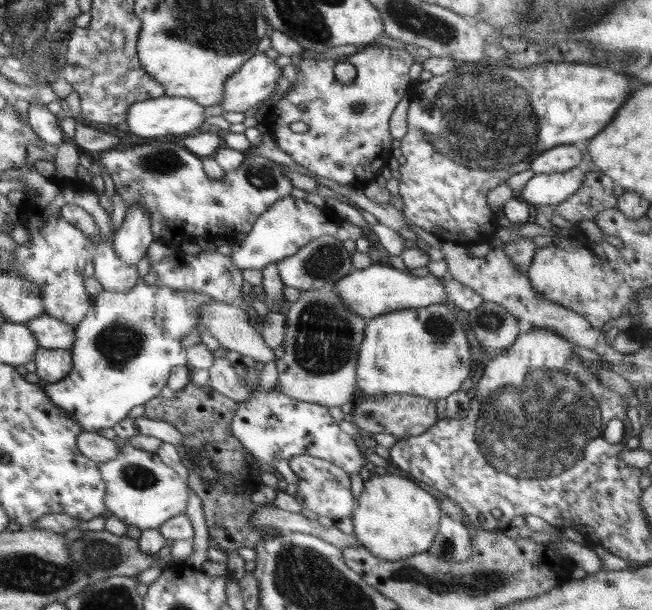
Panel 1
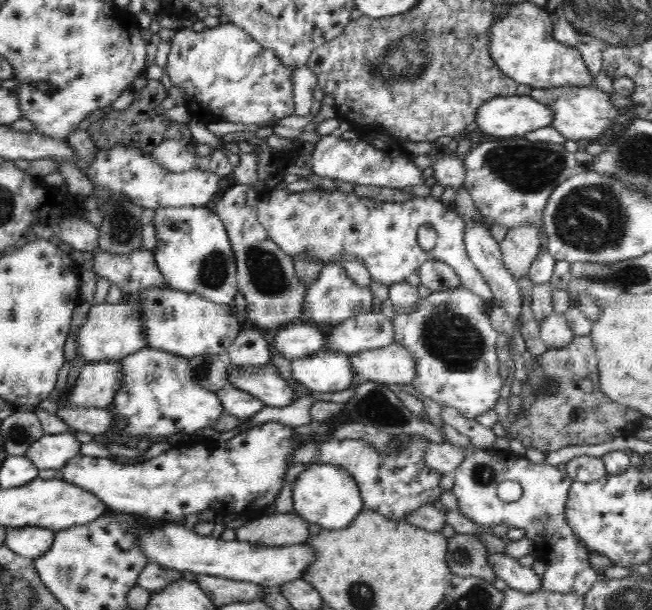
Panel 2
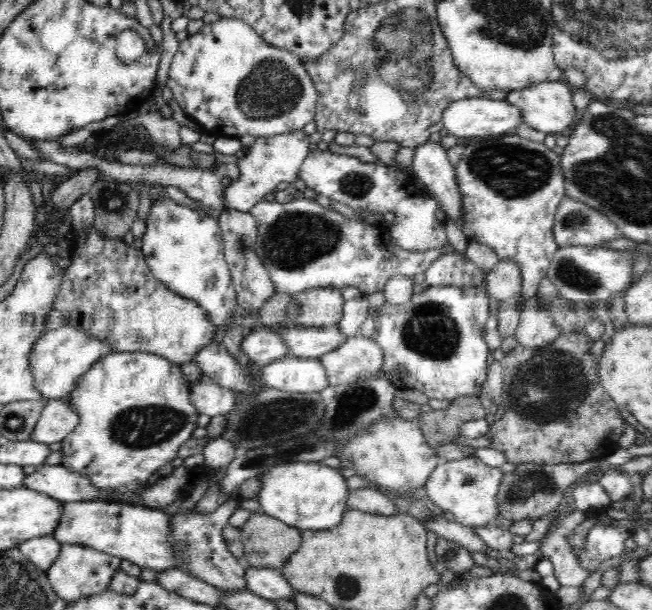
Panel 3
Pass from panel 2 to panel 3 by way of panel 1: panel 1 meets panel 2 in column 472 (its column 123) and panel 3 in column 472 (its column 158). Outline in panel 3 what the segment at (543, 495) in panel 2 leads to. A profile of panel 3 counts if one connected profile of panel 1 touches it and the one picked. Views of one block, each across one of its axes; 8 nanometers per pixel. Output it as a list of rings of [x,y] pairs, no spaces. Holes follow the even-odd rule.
[[[466,456],[462,460],[440,461],[419,490],[420,494],[425,494],[438,508],[454,514],[455,520],[460,524],[472,528],[481,527],[495,524],[498,503],[501,503],[497,494],[503,474],[498,467],[482,463],[476,456]]]

